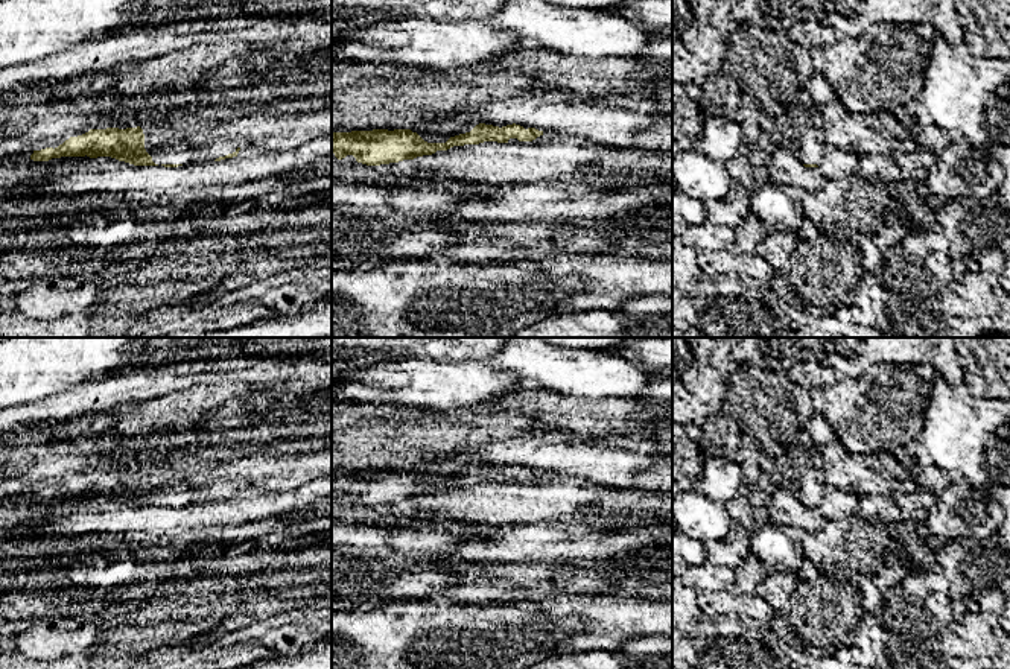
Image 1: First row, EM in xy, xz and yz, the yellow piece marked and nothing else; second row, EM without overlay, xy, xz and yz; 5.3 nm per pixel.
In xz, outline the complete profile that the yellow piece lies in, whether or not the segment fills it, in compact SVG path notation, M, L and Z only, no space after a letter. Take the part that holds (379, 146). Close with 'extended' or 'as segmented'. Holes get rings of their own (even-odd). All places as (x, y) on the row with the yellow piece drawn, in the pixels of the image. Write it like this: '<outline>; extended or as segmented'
M479 123L470 132L450 137L446 143L427 143L411 129L332 132L332 152L338 160L353 155L357 163L380 166L484 141L546 144L548 140L546 134L535 128Z; extended

